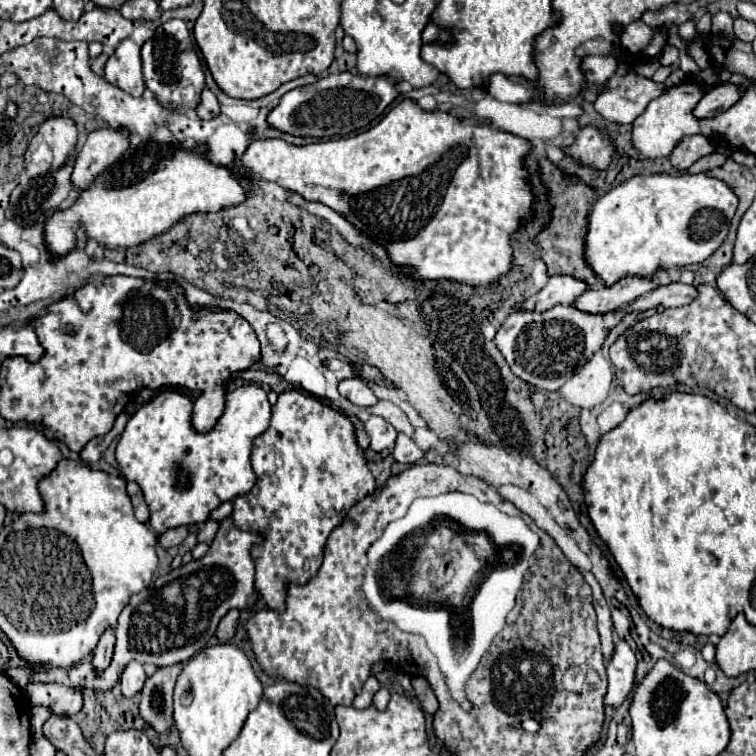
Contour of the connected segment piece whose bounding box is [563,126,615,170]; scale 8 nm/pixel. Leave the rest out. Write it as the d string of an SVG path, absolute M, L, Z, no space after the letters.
M583 126L575 138L575 142L567 148L563 148L565 154L571 154L581 164L589 164L593 168L605 170L611 162L611 156L615 152L613 142L605 138L597 128Z

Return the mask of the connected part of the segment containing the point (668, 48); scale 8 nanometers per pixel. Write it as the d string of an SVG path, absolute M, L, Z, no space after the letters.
M665 44L663 50L661 50L661 54L659 54L661 66L669 66L669 64L673 64L677 60L679 60L679 50L675 46L671 46L671 44Z

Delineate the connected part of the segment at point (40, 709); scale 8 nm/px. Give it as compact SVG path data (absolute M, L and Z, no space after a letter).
M33 706L33 710L31 710L31 732L33 732L33 738L37 738L37 736L43 734L41 726L43 726L43 722L49 716L51 716L49 708L45 708L45 706Z

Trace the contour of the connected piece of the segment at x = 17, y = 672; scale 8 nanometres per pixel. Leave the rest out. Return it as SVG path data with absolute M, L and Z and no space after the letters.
M9 668L5 670L5 674L11 678L13 684L17 684L19 688L25 688L29 684L29 674L23 668Z

